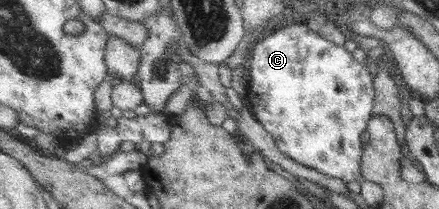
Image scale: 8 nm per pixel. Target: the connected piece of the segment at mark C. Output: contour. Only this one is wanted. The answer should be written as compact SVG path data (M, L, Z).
M307 23L269 31L250 51L250 69L244 90L248 106L263 127L274 137L279 149L323 175L343 181L362 181L363 133L374 116L376 91L374 72L359 63L351 52L312 31Z

